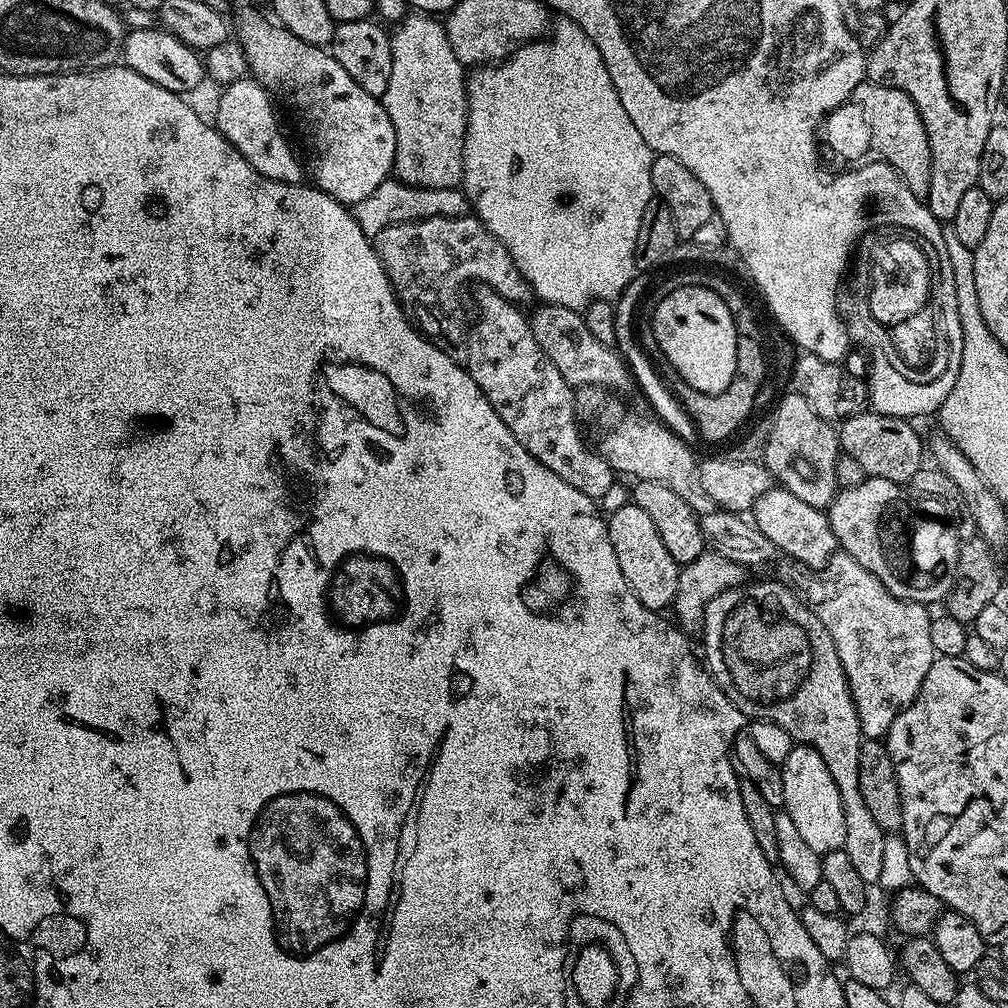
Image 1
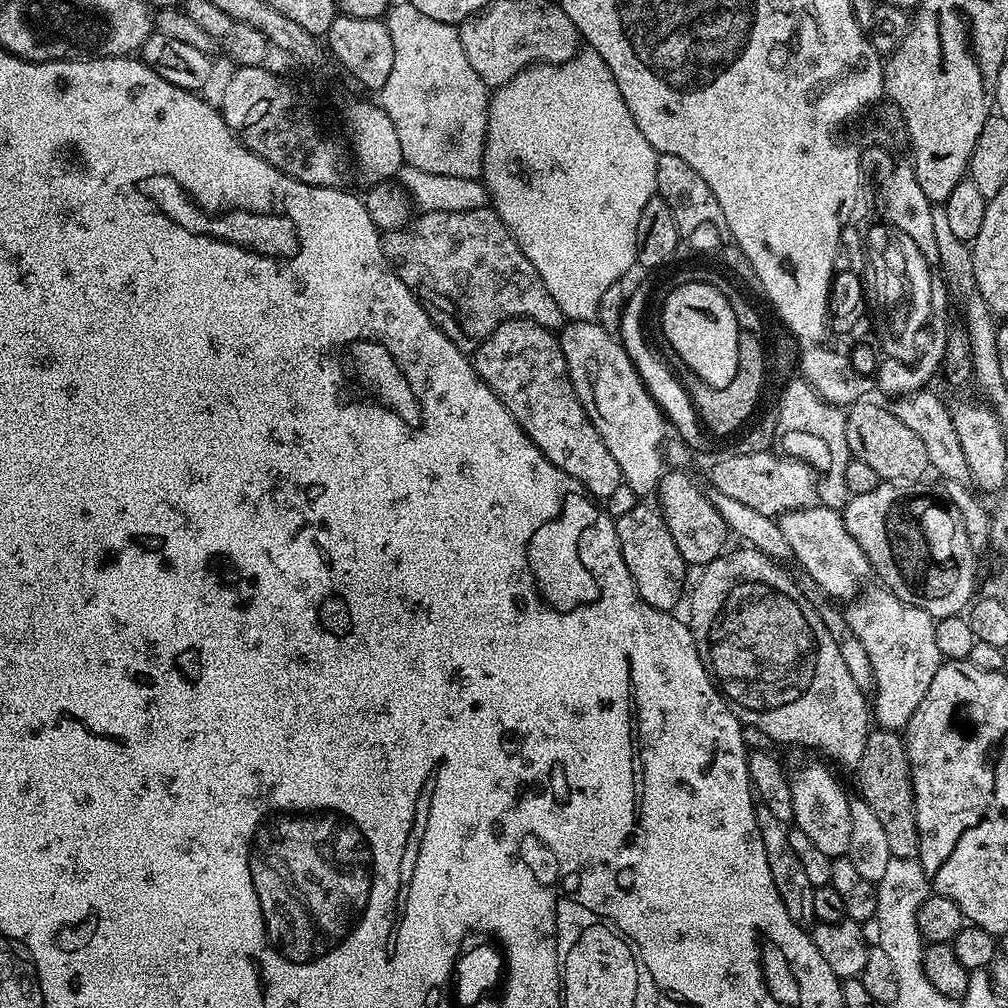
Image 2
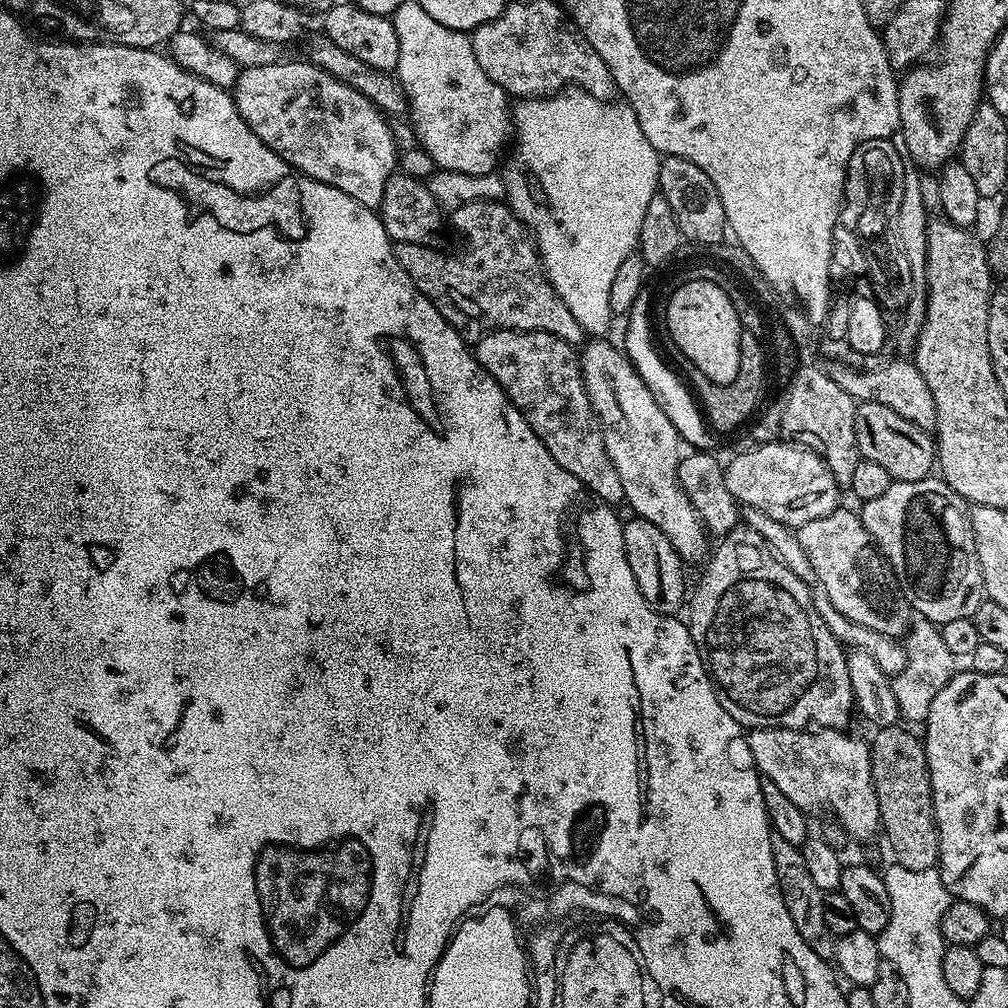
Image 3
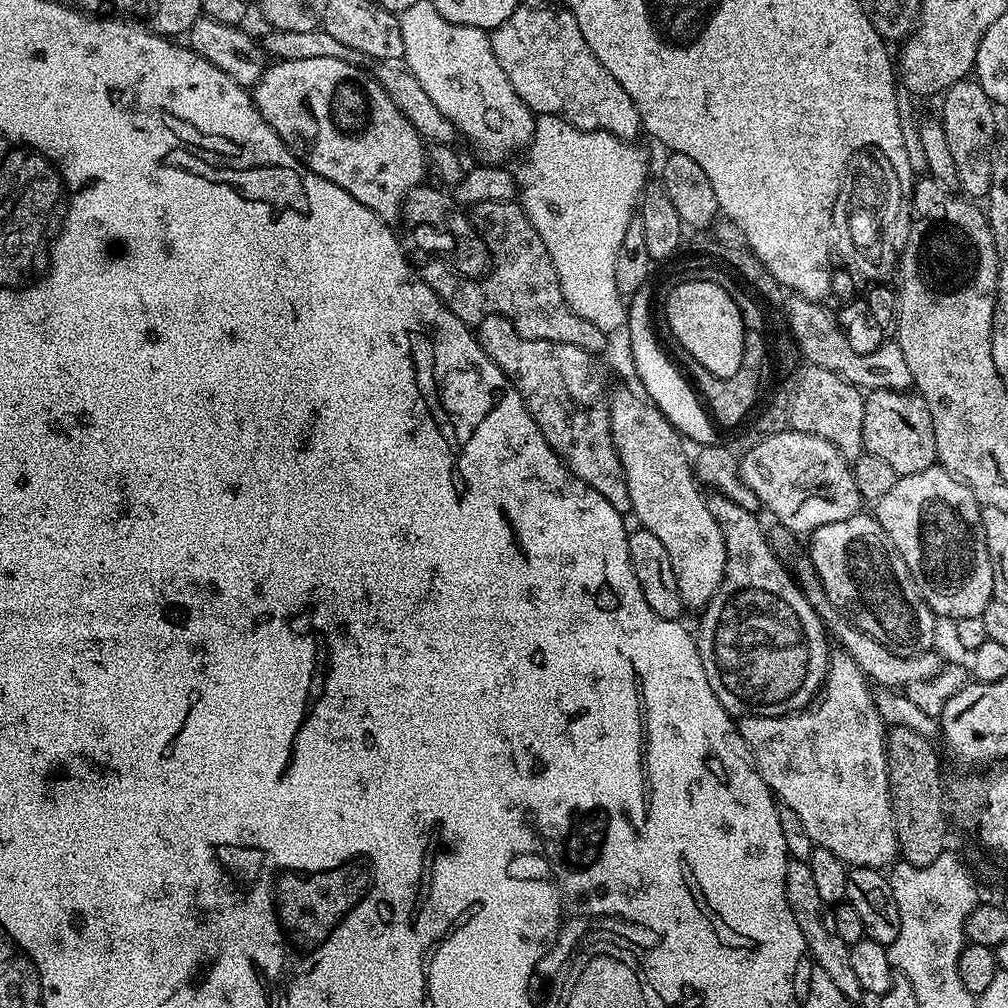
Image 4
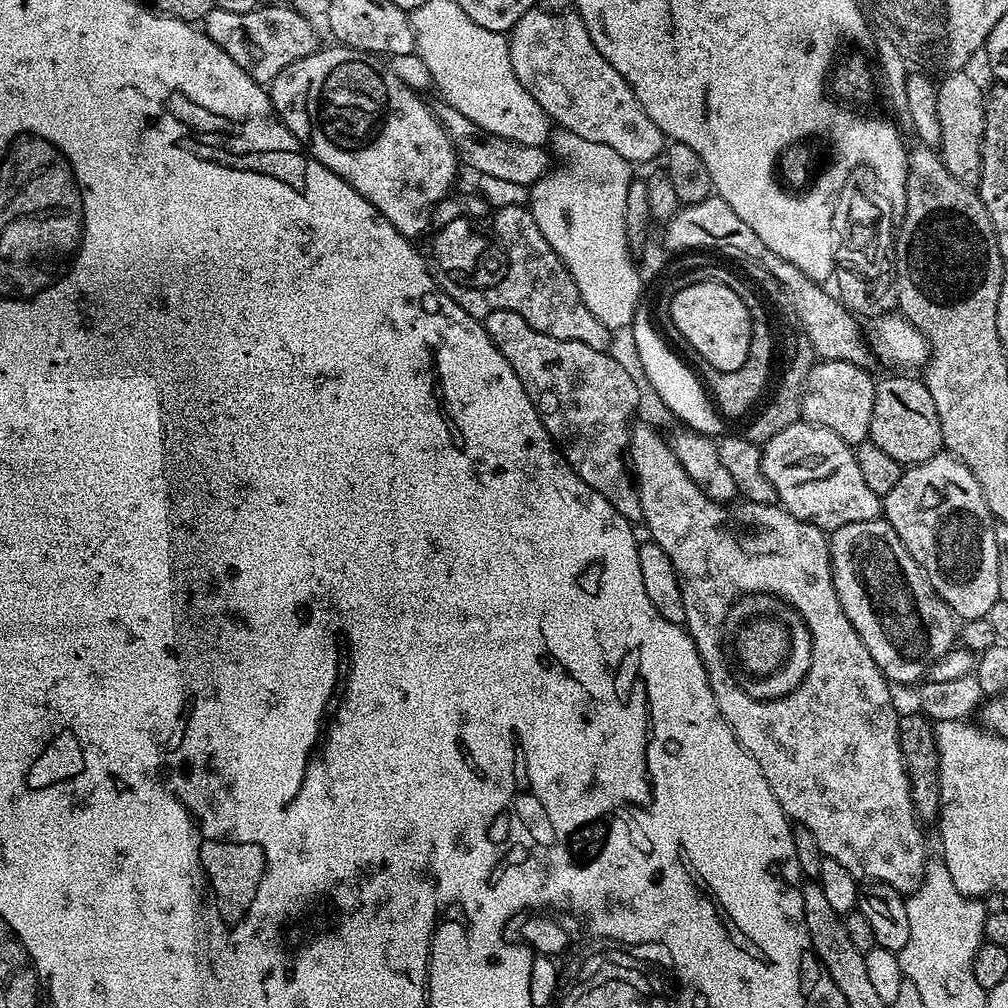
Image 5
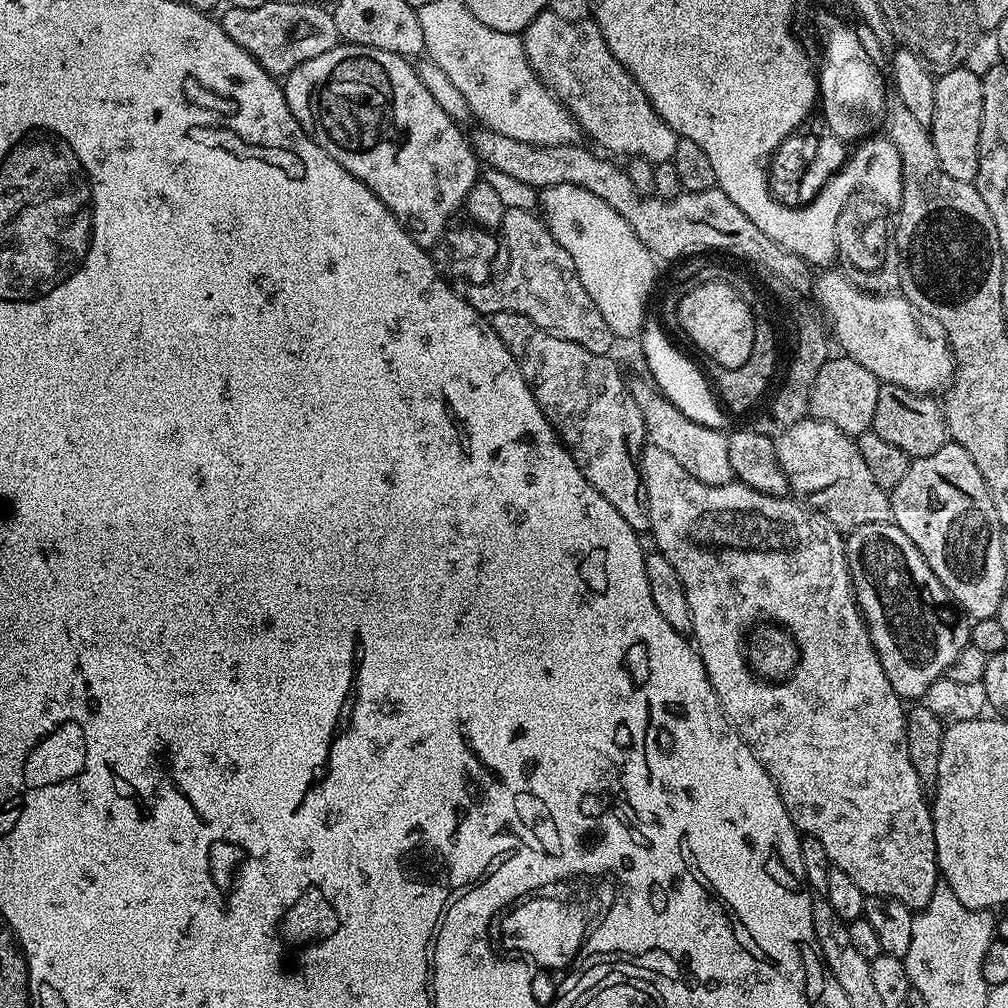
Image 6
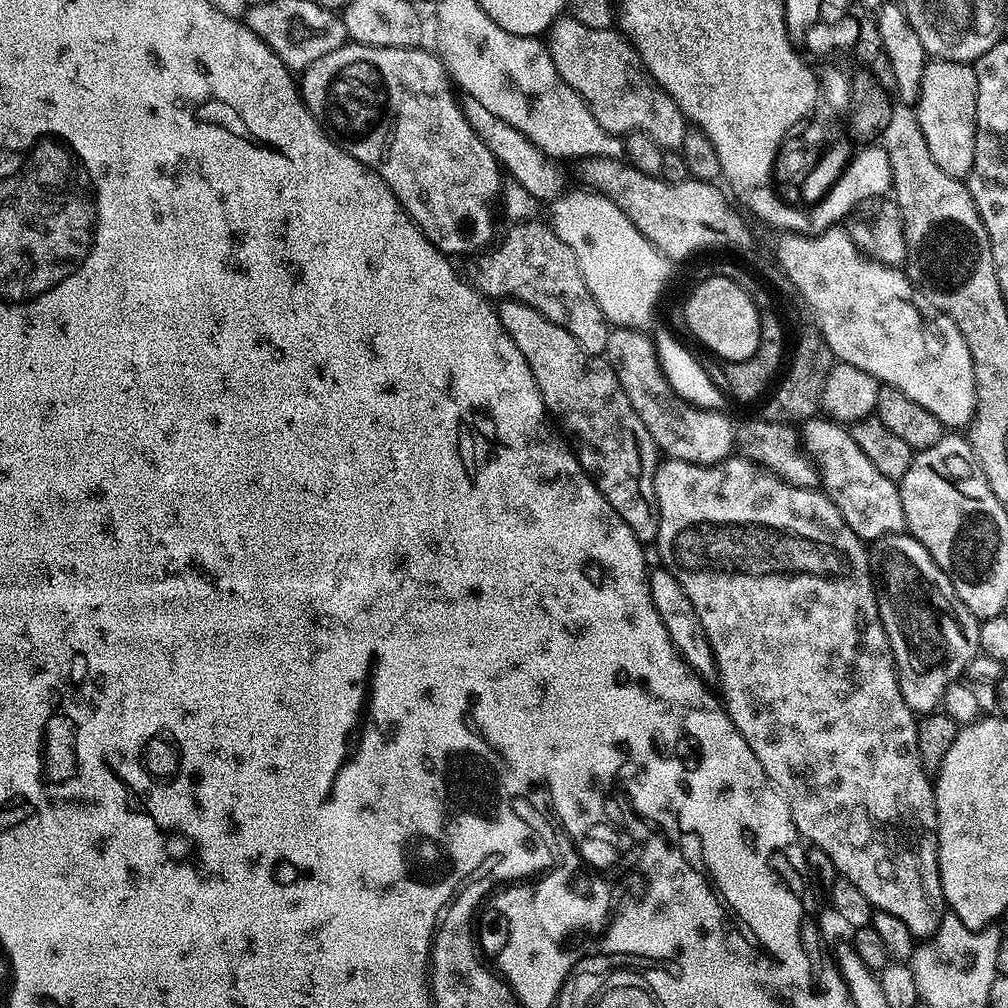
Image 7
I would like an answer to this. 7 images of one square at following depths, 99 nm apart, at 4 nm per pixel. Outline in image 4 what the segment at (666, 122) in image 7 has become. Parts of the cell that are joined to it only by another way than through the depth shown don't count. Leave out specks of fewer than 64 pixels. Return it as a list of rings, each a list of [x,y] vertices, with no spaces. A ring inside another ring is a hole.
[[[549,6],[547,8],[519,7],[506,18],[498,27],[491,29],[492,49],[498,58],[502,70],[506,70],[506,78],[510,78],[510,86],[526,102],[526,106],[533,113],[542,116],[558,116],[570,122],[575,128],[583,132],[609,132],[620,140],[635,141],[636,135],[641,135],[642,125],[640,115],[630,102],[630,94],[618,86],[618,81],[606,66],[594,58],[594,50],[586,46],[586,38],[582,38],[582,30],[578,30],[578,22],[574,14],[570,14],[563,6]]]

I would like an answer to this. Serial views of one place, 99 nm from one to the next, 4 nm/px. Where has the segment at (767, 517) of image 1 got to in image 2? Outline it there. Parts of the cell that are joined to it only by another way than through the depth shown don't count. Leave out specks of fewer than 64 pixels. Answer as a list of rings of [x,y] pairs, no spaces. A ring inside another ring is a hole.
[[[813,506],[790,510],[780,515],[778,523],[790,545],[792,560],[822,586],[828,597],[847,602],[861,591],[863,580],[870,576],[868,559],[862,554],[862,546],[850,538],[850,530],[846,530],[844,517],[837,509]]]

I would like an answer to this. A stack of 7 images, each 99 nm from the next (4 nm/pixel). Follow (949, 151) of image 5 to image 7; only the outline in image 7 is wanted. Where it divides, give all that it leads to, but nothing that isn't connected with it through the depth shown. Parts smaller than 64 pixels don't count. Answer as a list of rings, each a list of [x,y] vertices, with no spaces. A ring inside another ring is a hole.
[[[929,59],[924,65],[920,97],[915,102],[922,138],[930,146],[930,158],[955,180],[964,180],[974,166],[976,137],[976,69],[972,64]]]

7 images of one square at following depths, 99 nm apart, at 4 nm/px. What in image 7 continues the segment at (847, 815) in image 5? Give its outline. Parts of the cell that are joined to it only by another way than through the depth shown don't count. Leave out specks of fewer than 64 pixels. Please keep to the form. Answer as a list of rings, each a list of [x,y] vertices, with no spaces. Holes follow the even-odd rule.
[[[729,458],[723,460],[720,464],[709,464],[707,466],[682,462],[681,460],[661,459],[656,465],[656,473],[654,474],[654,494],[656,495],[656,505],[660,511],[658,534],[656,535],[654,544],[655,547],[660,547],[660,556],[664,559],[661,560],[663,567],[669,568],[674,574],[674,578],[678,578],[678,582],[682,582],[682,590],[686,590],[686,594],[690,597],[690,602],[694,602],[694,606],[698,610],[698,619],[702,622],[702,630],[706,630],[706,638],[710,642],[710,650],[714,654],[716,680],[718,681],[718,685],[720,684],[718,692],[722,697],[724,711],[728,713],[728,716],[734,722],[734,726],[742,734],[742,738],[746,738],[750,750],[754,750],[754,758],[758,758],[758,762],[762,762],[762,770],[766,770],[766,774],[772,780],[772,784],[784,795],[784,801],[790,806],[790,814],[794,818],[794,826],[799,830],[801,837],[811,847],[817,848],[818,850],[826,850],[826,854],[830,854],[830,862],[834,862],[837,873],[843,879],[854,882],[854,886],[858,886],[858,890],[862,890],[862,894],[866,894],[866,898],[872,903],[873,909],[885,912],[886,914],[894,914],[894,918],[902,918],[902,922],[906,922],[906,926],[910,926],[910,934],[912,936],[917,938],[932,936],[938,930],[938,926],[946,914],[944,891],[942,890],[942,882],[940,881],[940,859],[938,858],[936,794],[933,781],[924,773],[924,768],[920,765],[918,734],[916,733],[917,717],[910,710],[910,706],[906,706],[906,702],[902,698],[902,690],[898,686],[896,663],[892,657],[890,642],[886,638],[886,630],[882,626],[882,618],[878,614],[876,586],[872,568],[868,565],[868,548],[866,547],[865,541],[860,540],[858,534],[854,534],[854,530],[850,530],[850,526],[846,526],[846,522],[842,518],[838,506],[834,506],[832,499],[824,495],[823,491],[817,490],[816,488],[790,486],[786,482],[779,480],[772,472],[768,472],[765,468],[760,468],[758,465],[752,464],[749,460],[743,458]]]

